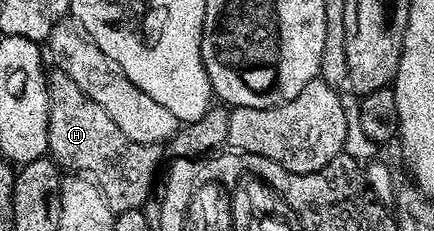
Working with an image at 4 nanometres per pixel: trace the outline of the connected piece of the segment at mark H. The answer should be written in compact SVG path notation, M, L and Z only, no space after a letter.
M53 68L47 78L48 153L56 164L68 171L79 170L95 181L109 207L117 214L144 207L160 165L161 146L143 145L128 138L122 127L118 127L118 123L114 123L114 119L110 119L110 115L106 115L106 111L102 111L102 107L98 107L98 103L82 92L78 83L61 69Z

